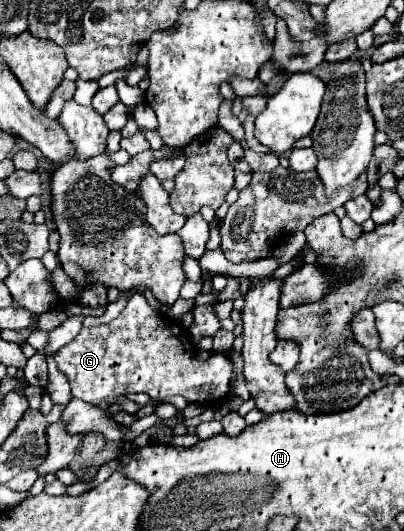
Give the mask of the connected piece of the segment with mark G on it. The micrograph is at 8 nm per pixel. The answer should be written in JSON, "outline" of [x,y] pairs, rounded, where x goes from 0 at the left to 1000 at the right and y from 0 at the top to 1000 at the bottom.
{"outline":[[[334,552],[285,605],[220,620],[205,616],[176,646],[136,665],[136,680],[166,706],[181,748],[225,763],[245,763],[270,744],[309,740],[364,740],[394,755],[453,744],[468,759],[552,751],[567,740],[572,680],[552,665],[532,665],[517,680],[498,684],[475,663],[463,625],[374,582],[354,556]]]}

